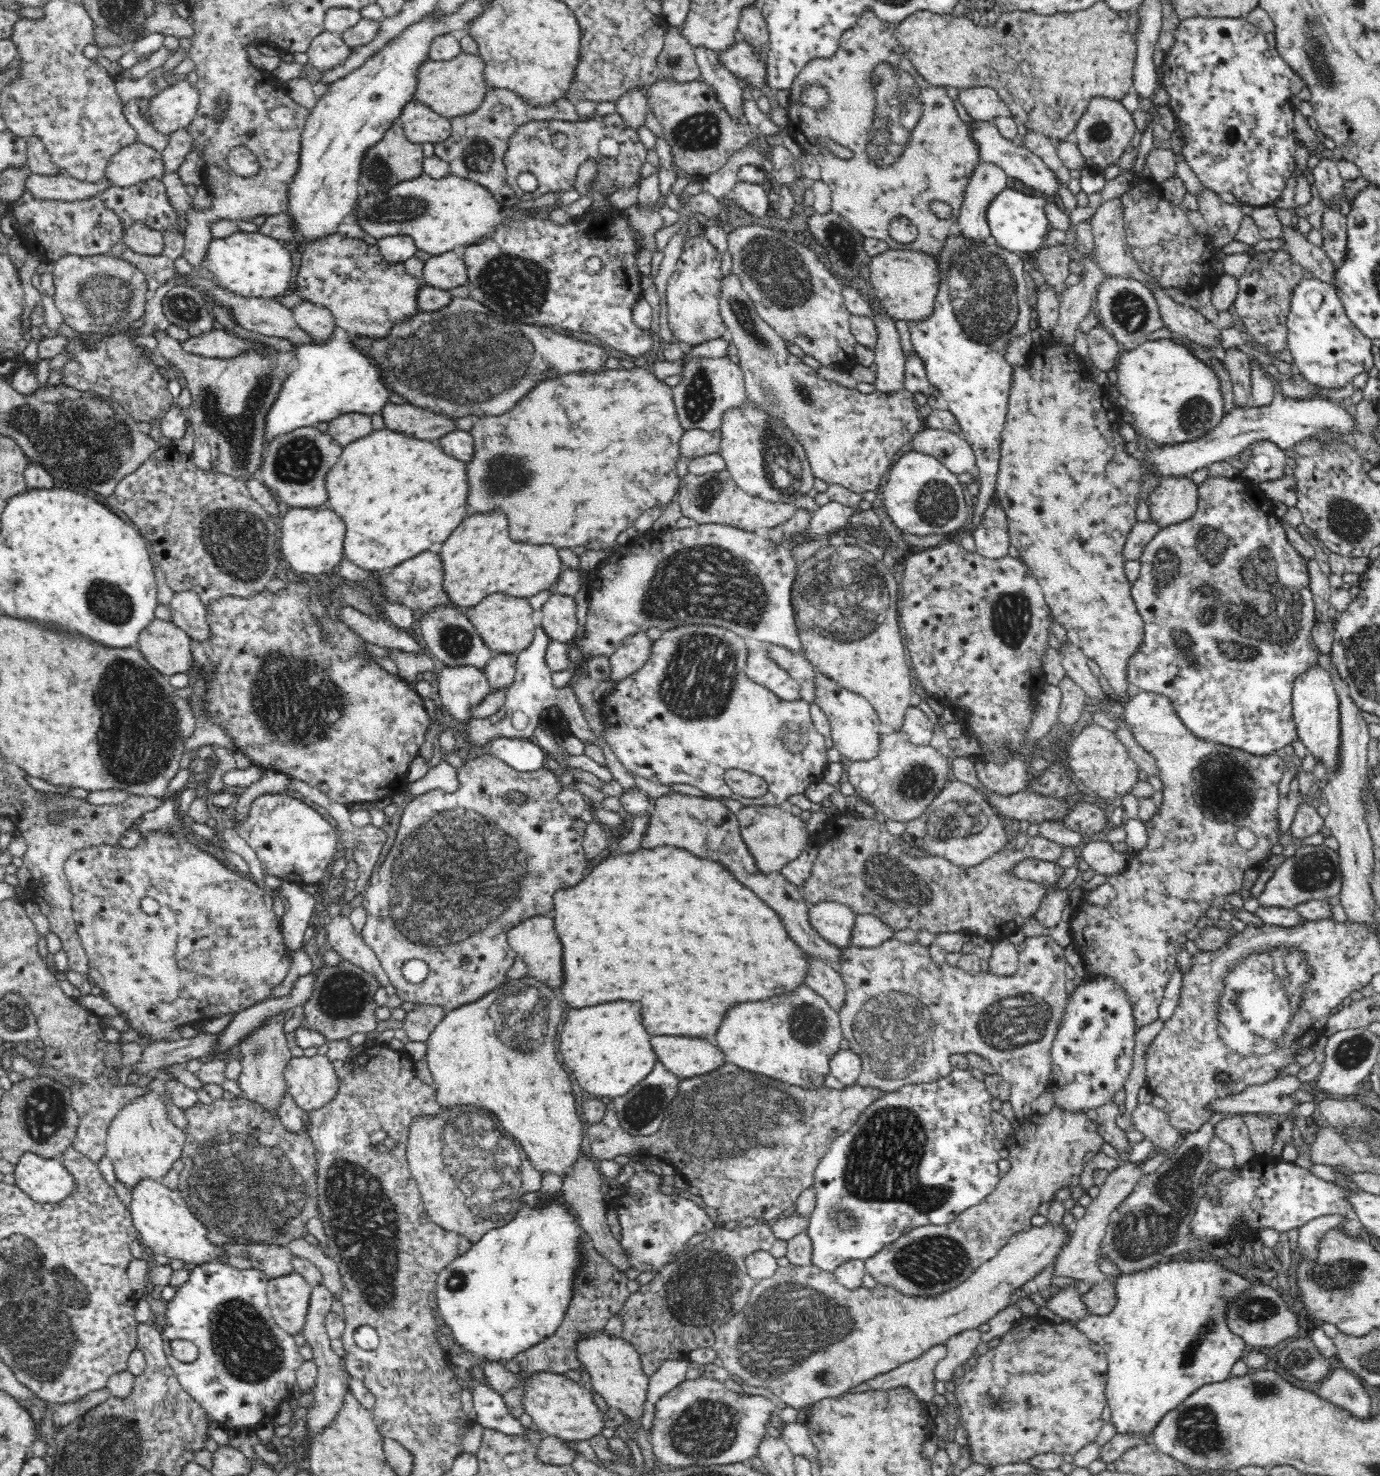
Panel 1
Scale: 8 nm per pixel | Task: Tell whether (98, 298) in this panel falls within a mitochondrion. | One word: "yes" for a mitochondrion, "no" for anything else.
yes

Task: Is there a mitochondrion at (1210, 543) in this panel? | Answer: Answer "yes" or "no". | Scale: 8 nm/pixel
yes

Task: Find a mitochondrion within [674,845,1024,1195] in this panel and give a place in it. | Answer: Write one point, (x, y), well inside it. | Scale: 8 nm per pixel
(900, 1033)

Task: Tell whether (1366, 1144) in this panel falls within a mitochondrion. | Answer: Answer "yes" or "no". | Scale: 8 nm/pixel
yes

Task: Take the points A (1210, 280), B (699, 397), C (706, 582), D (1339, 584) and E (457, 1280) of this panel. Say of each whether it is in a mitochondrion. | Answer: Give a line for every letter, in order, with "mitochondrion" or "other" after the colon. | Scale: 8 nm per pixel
A: other
B: mitochondrion
C: mitochondrion
D: other
E: mitochondrion

